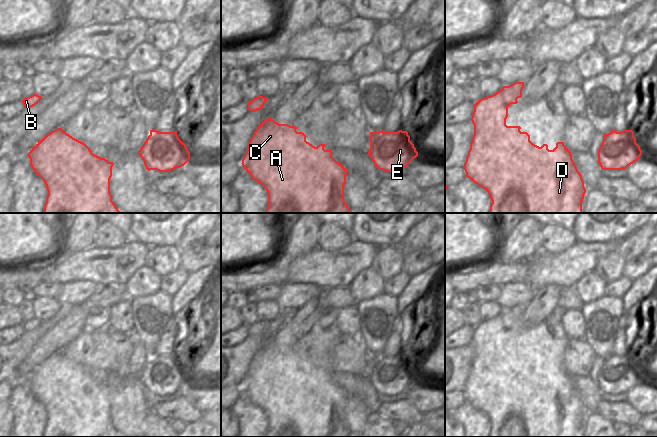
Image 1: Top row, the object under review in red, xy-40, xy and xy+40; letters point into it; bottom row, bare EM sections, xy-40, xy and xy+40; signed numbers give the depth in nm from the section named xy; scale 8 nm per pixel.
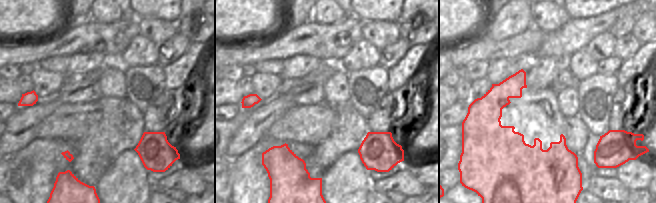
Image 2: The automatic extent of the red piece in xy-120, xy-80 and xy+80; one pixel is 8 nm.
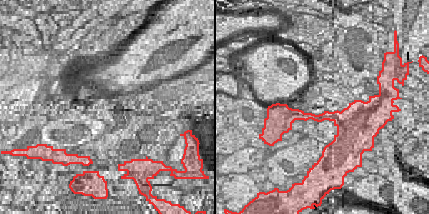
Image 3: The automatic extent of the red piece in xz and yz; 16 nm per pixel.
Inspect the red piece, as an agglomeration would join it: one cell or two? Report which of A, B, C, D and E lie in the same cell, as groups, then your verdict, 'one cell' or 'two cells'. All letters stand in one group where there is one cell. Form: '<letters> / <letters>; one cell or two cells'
A B C D / E; two cells

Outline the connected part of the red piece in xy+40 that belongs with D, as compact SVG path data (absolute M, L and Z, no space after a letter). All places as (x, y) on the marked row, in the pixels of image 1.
M515 82L474 104L470 119L474 125L474 135L464 170L479 181L477 185L490 195L492 203L489 213L582 213L582 201L586 193L584 181L564 142L557 142L556 147L549 150L547 144L541 147L533 144L530 135L520 131L520 126L506 125L508 107L518 103L517 99L522 97L523 88L524 82Z

